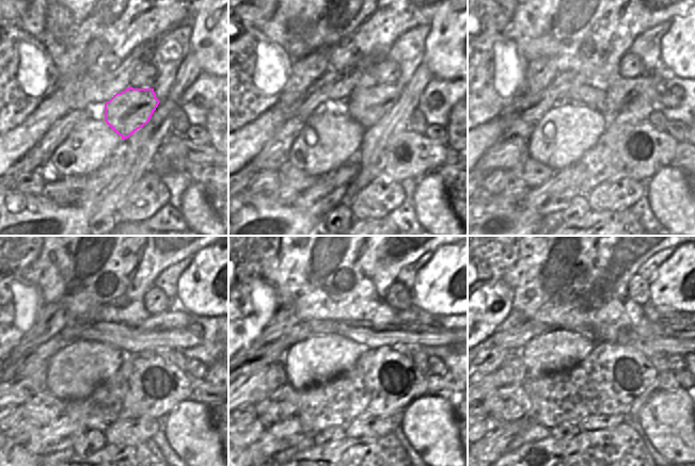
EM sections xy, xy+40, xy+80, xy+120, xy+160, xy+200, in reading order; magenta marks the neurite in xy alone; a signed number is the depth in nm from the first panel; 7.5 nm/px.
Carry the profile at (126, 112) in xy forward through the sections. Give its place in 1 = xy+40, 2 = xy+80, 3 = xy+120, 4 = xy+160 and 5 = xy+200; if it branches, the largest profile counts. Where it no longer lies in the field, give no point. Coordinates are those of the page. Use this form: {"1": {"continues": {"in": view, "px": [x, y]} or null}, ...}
{"1": {"continues": {"in": "xy+40", "px": [366, 106]}}, "2": {"continues": {"in": "xy+80", "px": [619, 93]}}, "3": {"continues": {"in": "xy+120", "px": [179, 319]}}, "4": {"continues": {"in": "xy+160", "px": [419, 317]}}, "5": {"continues": {"in": "xy+200", "px": [672, 319]}}}

